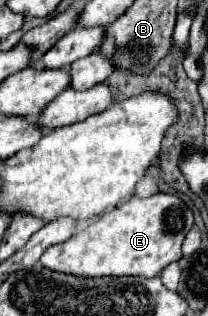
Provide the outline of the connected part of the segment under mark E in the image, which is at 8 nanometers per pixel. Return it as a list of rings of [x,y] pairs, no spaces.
[[[154,194],[148,198],[130,198],[112,212],[92,222],[84,232],[62,244],[50,246],[40,264],[54,272],[98,278],[98,276],[160,276],[164,266],[180,260],[182,240],[192,228],[192,210],[172,194]]]

